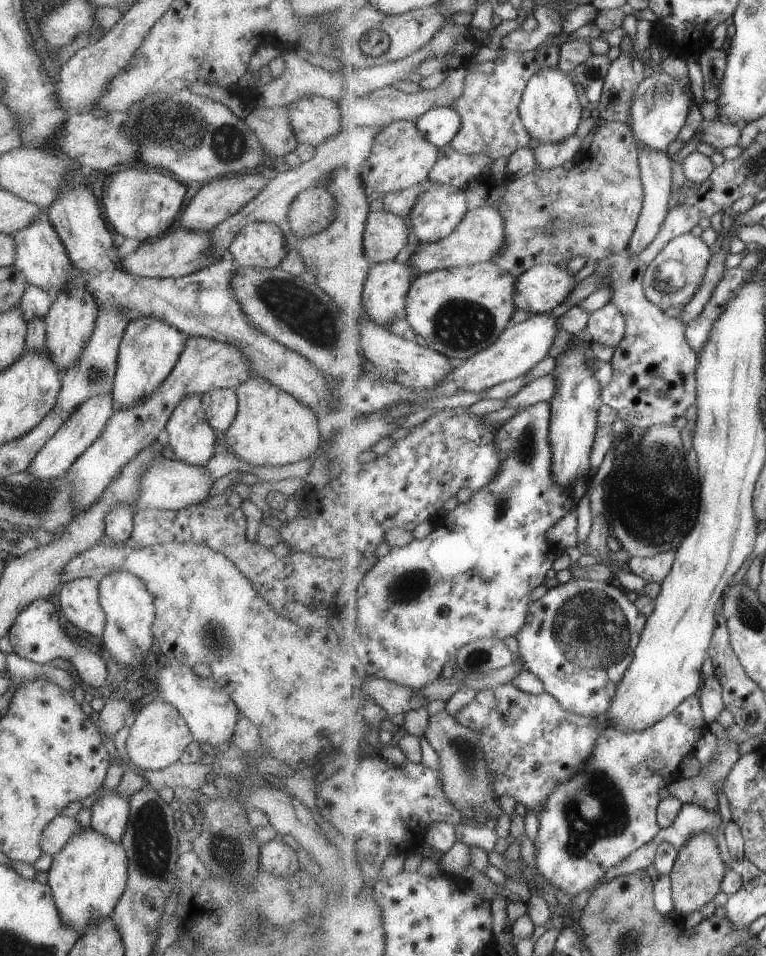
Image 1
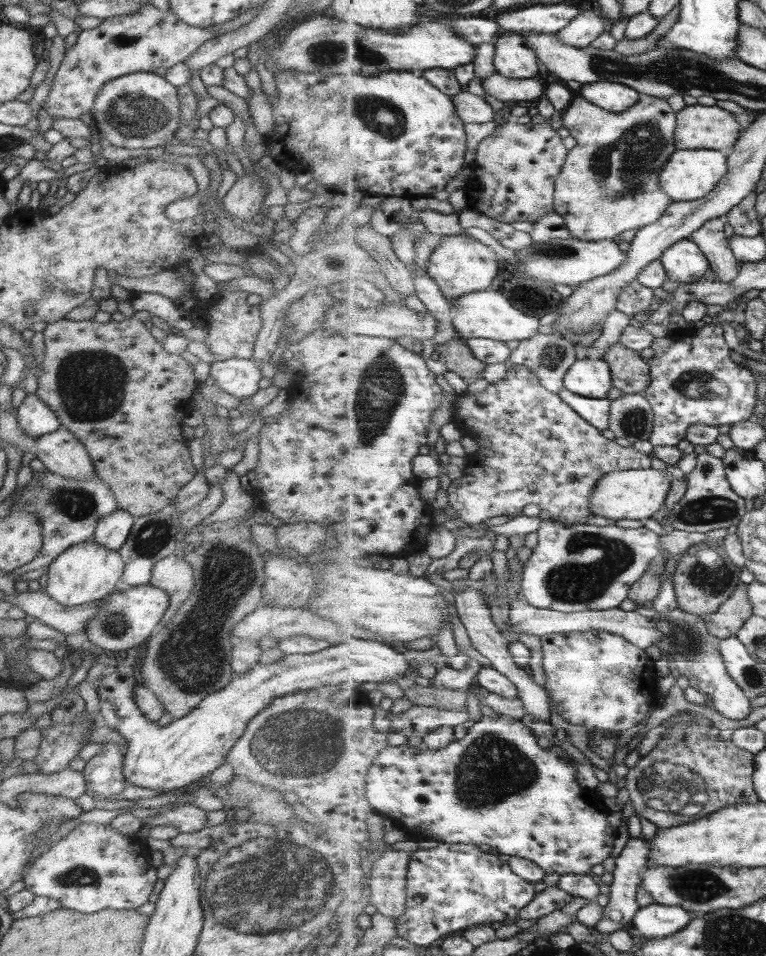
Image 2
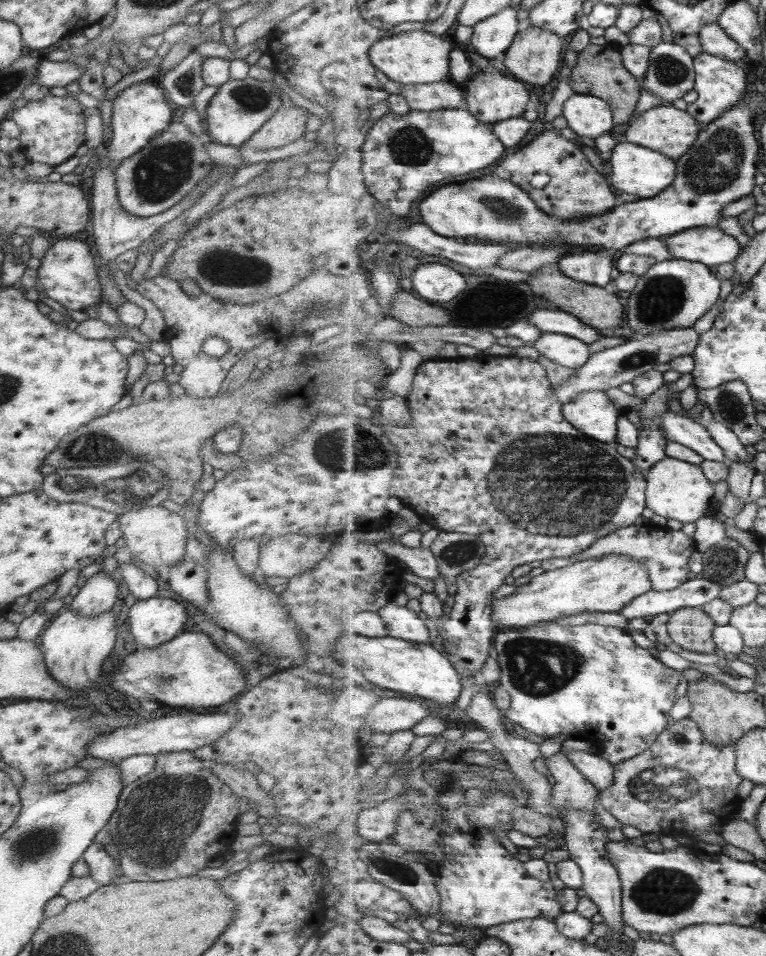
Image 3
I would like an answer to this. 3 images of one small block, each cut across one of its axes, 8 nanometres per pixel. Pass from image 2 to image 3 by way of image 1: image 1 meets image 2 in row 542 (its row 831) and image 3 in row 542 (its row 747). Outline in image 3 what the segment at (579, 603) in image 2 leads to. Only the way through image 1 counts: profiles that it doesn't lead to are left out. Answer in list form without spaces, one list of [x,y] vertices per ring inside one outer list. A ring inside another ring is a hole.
[[[648,522],[643,525],[631,525],[627,528],[621,528],[621,531],[613,532],[607,537],[597,540],[591,548],[587,548],[581,554],[571,556],[571,558],[547,559],[541,562],[541,566],[545,571],[553,571],[579,561],[621,553],[629,555],[629,557],[633,557],[637,561],[643,561],[647,565],[649,579],[651,579],[651,584],[653,585],[652,590],[671,591],[689,580],[689,572],[691,572],[689,560],[695,554],[695,550],[697,550],[695,548],[695,540],[682,530],[672,530],[666,525],[656,525]]]

